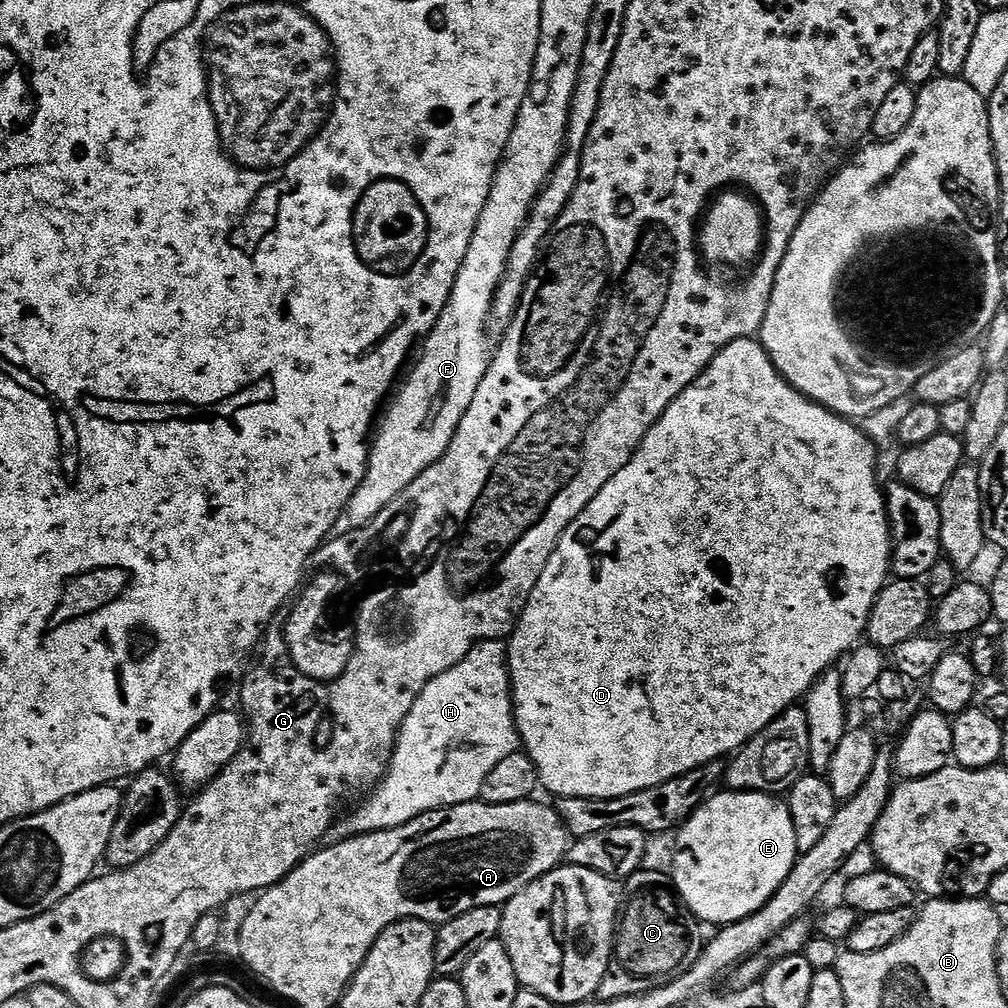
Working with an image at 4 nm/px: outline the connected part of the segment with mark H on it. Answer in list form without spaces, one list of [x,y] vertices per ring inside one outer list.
[[[478,640],[472,645],[470,654],[466,654],[466,658],[462,658],[462,662],[458,662],[458,666],[450,666],[450,670],[438,674],[438,678],[430,681],[422,690],[422,694],[418,694],[414,706],[410,706],[410,714],[406,714],[406,718],[400,727],[400,733],[396,736],[396,747],[392,750],[392,761],[388,764],[388,773],[376,785],[371,795],[367,797],[369,800],[363,804],[362,808],[354,809],[346,817],[344,815],[339,817],[330,826],[329,830],[326,830],[326,834],[320,839],[319,845],[321,847],[337,845],[339,842],[346,841],[350,837],[358,837],[366,833],[397,828],[414,818],[418,818],[422,814],[433,812],[439,808],[449,808],[450,806],[471,804],[479,801],[480,791],[490,774],[490,770],[494,770],[494,766],[498,766],[498,762],[502,762],[502,758],[507,758],[509,754],[521,751],[521,748],[520,731],[516,728],[516,715],[514,714],[514,706],[512,705],[512,679],[508,673],[508,645],[504,640]]]

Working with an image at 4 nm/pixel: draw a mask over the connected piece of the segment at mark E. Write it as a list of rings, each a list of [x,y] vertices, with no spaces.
[[[720,790],[709,795],[680,825],[676,832],[674,866],[670,875],[676,886],[676,895],[683,900],[697,920],[705,925],[723,926],[757,912],[776,893],[778,886],[786,882],[797,859],[794,822],[783,799],[766,792]]]

